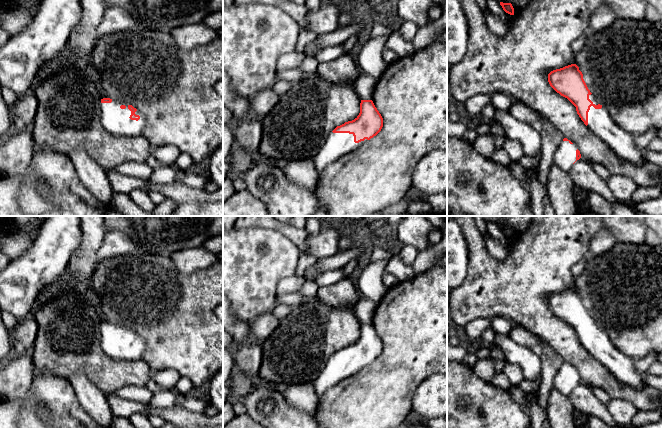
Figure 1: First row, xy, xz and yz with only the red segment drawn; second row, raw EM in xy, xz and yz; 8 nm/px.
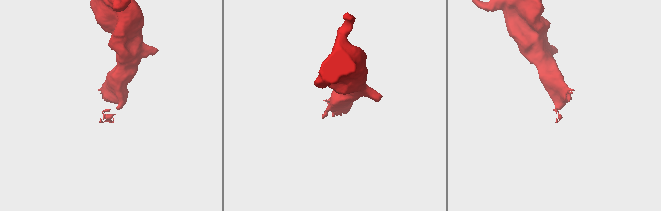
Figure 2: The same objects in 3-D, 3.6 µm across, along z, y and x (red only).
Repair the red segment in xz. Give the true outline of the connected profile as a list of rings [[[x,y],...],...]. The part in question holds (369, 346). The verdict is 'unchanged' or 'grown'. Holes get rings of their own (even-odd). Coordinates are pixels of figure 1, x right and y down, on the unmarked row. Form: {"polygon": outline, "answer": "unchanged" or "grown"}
{"polygon": [[[361,324],[359,339],[354,344],[337,350],[312,382],[318,397],[376,360],[382,351],[383,342],[373,325]]], "answer": "grown"}

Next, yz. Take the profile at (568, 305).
{"polygon": [[[576,288],[551,295],[548,306],[576,331],[577,338],[588,353],[621,383],[638,390],[643,389],[645,378],[635,370],[636,360],[619,351],[608,333],[598,327]]], "answer": "grown"}

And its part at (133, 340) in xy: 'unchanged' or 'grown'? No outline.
grown

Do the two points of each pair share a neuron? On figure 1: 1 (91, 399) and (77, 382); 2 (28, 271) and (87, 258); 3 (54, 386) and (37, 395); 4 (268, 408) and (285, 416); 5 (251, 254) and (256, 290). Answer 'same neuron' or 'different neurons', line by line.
1: same neuron
2: different neurons
3: same neuron
4: same neuron
5: same neuron

